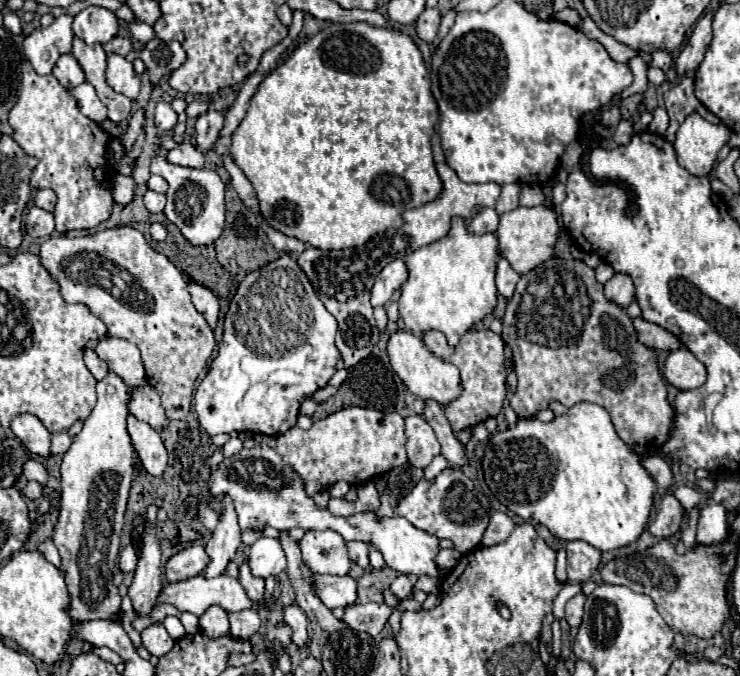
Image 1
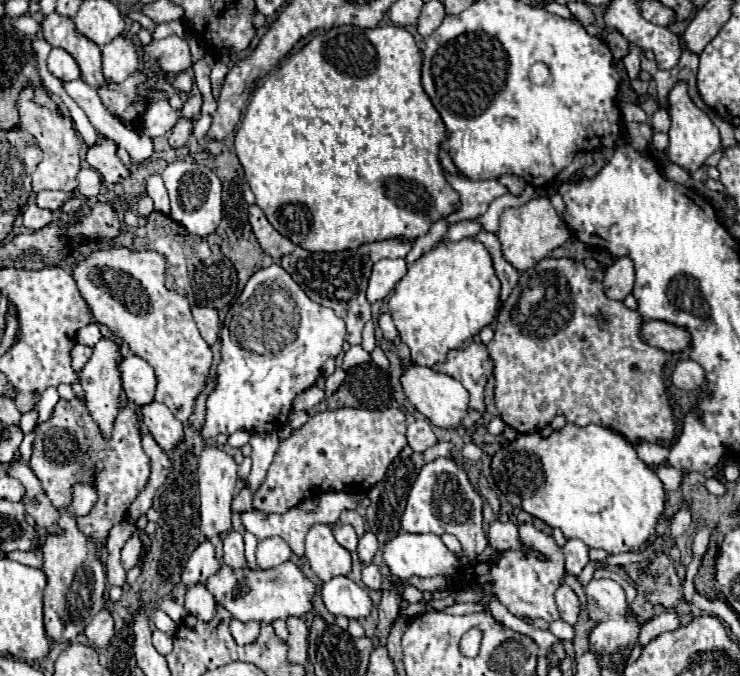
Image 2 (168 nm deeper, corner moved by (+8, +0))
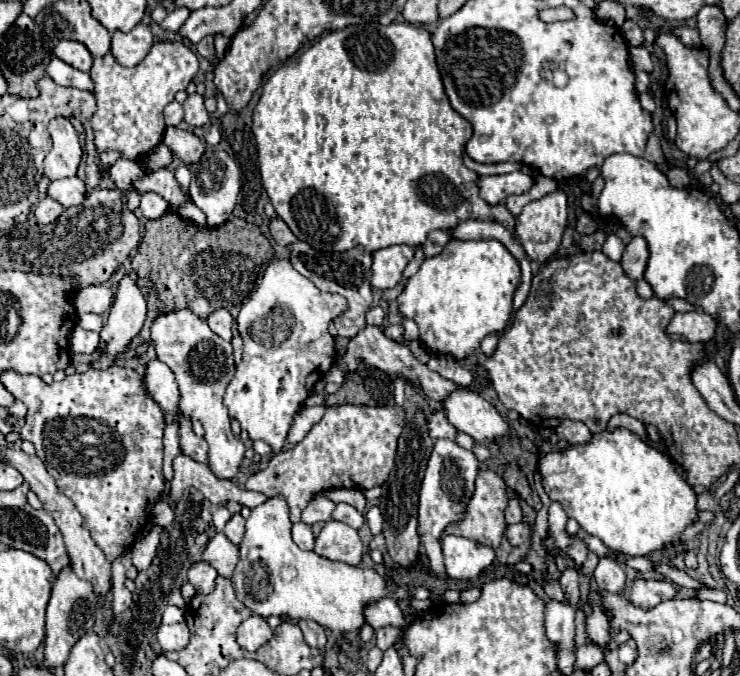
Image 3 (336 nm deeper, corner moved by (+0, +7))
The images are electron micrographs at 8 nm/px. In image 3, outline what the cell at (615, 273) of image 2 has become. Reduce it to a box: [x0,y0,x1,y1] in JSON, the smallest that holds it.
[620,236,650,282]

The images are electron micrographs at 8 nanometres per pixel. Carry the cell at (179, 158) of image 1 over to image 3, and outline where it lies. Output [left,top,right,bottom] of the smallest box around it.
[184,94,210,128]

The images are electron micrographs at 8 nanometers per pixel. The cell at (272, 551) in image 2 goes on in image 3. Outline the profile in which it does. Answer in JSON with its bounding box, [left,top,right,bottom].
[292,522,314,550]

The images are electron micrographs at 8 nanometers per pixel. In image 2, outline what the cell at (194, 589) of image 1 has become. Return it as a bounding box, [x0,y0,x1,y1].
[204,561,314,623]

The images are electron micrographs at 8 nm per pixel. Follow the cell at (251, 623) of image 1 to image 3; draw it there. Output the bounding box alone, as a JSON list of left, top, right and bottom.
[238,616,274,652]

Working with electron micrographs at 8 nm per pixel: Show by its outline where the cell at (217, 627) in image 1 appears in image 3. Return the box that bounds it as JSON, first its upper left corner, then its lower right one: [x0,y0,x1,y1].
[188,560,216,592]

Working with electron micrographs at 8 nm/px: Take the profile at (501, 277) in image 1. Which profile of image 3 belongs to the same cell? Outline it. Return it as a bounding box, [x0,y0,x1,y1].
[452,220,532,310]

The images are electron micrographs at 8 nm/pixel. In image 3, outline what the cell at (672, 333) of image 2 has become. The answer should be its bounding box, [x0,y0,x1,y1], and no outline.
[666,312,718,342]

